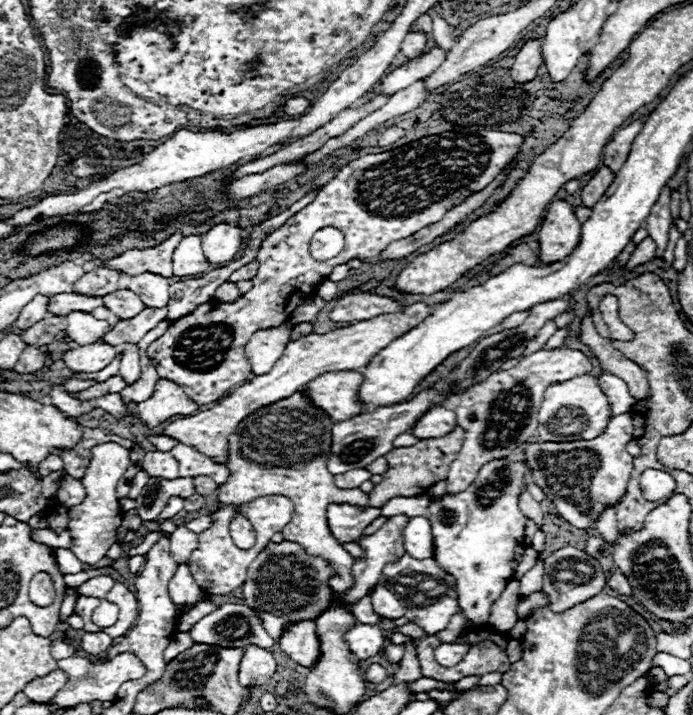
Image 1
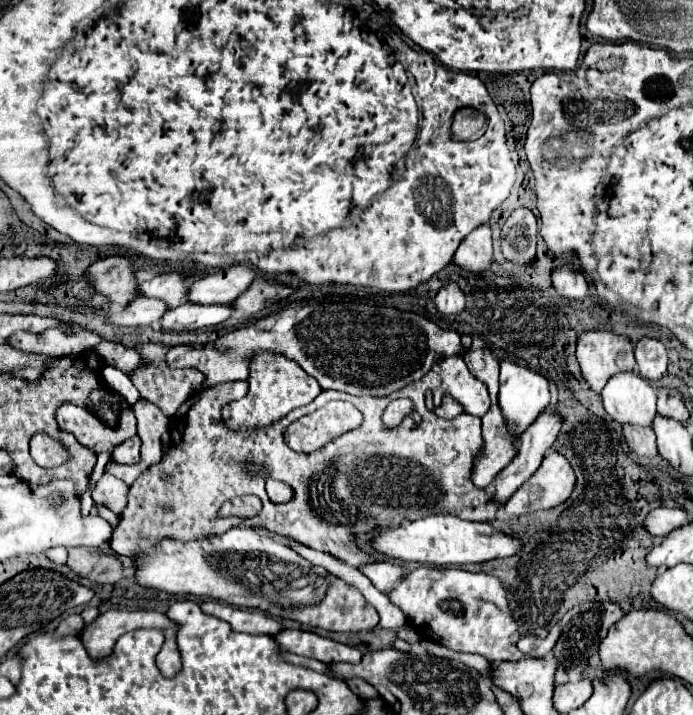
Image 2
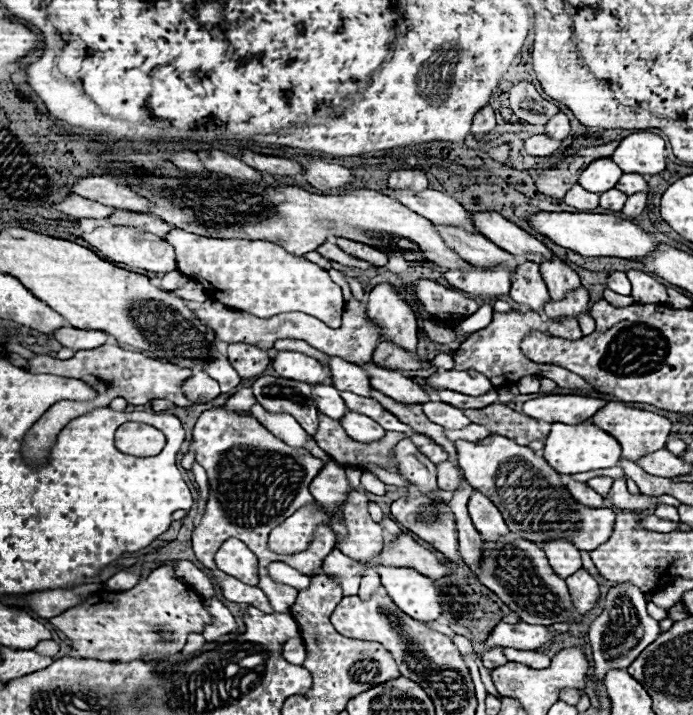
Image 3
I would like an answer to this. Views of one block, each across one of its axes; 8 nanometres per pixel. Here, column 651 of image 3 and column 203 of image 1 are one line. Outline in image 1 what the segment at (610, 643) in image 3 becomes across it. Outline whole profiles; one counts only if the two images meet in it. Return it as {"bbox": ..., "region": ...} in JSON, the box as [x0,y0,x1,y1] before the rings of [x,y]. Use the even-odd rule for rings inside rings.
{"bbox":[190,604,274,648],"region":[[[222,604],[190,628],[194,644],[218,644],[222,648],[244,648],[258,644],[260,648],[274,646],[274,640],[262,626],[262,620],[244,604]]]}

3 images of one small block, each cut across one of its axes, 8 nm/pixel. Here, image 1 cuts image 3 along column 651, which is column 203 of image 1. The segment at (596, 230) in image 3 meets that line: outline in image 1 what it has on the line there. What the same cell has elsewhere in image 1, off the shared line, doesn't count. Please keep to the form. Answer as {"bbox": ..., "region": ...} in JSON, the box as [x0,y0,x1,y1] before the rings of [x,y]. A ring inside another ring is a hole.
{"bbox":[202,224,242,264],"region":[[[216,224],[206,234],[202,234],[202,250],[208,262],[220,264],[230,262],[240,252],[242,236],[238,226],[230,224]]]}

